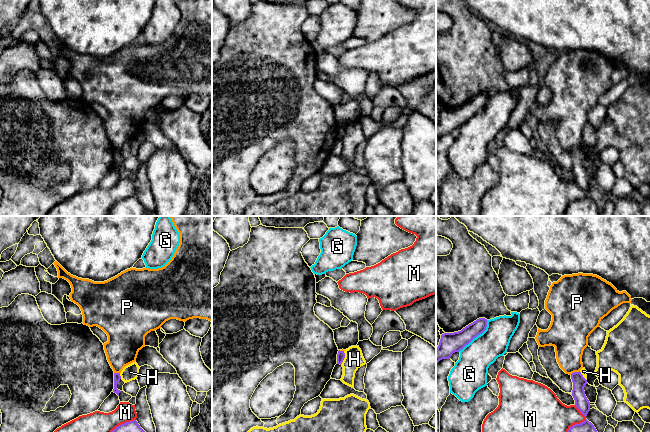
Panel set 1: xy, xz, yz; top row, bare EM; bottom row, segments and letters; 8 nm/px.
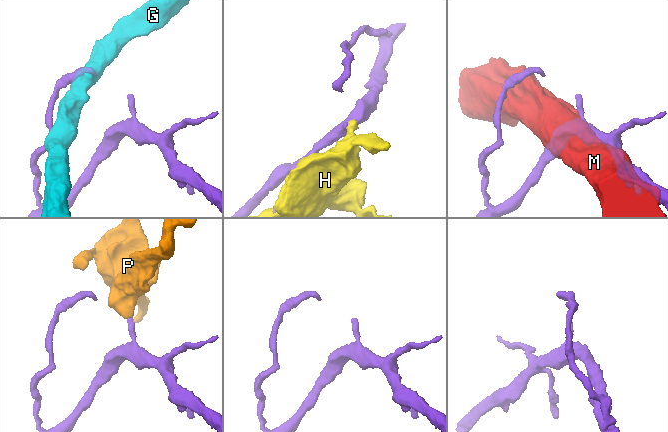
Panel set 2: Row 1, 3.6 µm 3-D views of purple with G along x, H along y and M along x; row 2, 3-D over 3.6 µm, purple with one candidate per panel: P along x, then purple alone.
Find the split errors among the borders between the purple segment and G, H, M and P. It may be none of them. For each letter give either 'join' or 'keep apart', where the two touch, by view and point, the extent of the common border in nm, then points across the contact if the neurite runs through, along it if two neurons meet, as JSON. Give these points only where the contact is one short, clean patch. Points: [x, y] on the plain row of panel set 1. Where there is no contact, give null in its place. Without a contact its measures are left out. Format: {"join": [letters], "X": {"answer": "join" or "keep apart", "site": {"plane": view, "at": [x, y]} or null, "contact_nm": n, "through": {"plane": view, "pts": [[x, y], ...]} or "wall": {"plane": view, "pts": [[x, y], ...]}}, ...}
{"join": [], "G": {"answer": "keep apart", "site": {"plane": "yz", "at": [476, 112]}, "contact_nm": 340, "wall": {"plane": "yz", "pts": [[487, 96], [485, 105], [458, 127]]}}, "H": {"answer": "keep apart", "site": {"plane": "xz", "at": [344, 133]}, "contact_nm": 120}, "M": {"answer": "keep apart", "site": {"plane": "yz", "at": [580, 199]}, "contact_nm": 300}, "P": {"answer": "keep apart", "site": {"plane": "yz", "at": [574, 148]}, "contact_nm": 90, "wall": {"plane": "yz", "pts": [[579, 146], [570, 150]]}}}

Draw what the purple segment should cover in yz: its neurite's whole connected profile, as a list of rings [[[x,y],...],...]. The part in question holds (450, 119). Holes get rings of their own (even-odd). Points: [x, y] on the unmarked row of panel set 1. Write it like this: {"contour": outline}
{"contour": [[[479,94],[461,107],[444,109],[436,124],[436,140],[442,135],[450,135],[451,131],[459,128],[474,114],[482,110],[487,103],[487,95]]]}

